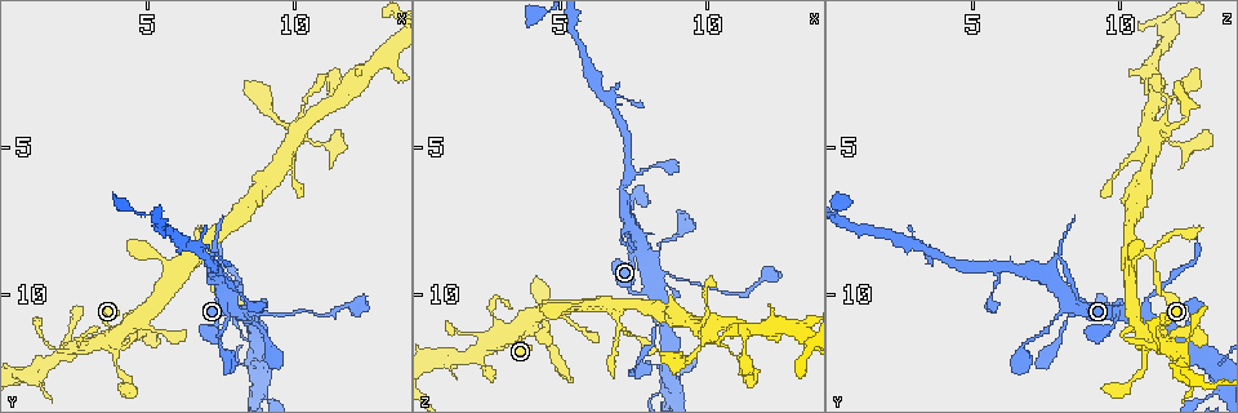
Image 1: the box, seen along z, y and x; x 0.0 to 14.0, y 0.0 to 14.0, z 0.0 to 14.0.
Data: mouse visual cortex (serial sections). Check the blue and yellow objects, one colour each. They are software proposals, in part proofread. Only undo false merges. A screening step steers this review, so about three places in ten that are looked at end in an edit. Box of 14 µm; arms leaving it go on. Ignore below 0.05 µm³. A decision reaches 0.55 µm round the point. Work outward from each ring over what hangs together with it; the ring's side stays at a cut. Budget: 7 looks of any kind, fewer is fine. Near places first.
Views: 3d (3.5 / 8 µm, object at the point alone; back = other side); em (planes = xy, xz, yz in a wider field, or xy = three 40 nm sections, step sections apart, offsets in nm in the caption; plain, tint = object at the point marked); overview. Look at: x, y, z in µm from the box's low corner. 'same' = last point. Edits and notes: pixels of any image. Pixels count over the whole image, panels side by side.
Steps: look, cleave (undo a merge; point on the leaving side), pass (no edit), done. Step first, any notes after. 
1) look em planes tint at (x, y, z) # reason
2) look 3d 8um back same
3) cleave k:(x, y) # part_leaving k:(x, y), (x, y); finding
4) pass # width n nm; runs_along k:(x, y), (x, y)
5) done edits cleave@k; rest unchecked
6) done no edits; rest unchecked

look 3d 8um back at (8.4, 10.7, 9.2) # side arm on a straight run

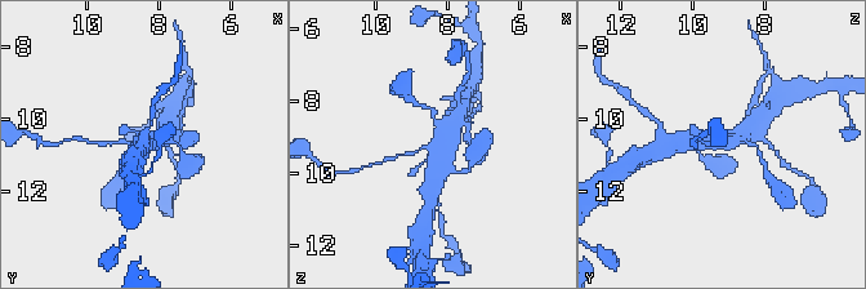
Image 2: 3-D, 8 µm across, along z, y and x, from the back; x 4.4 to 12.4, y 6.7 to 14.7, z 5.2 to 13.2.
look em xy step 5 tint same # now the EM

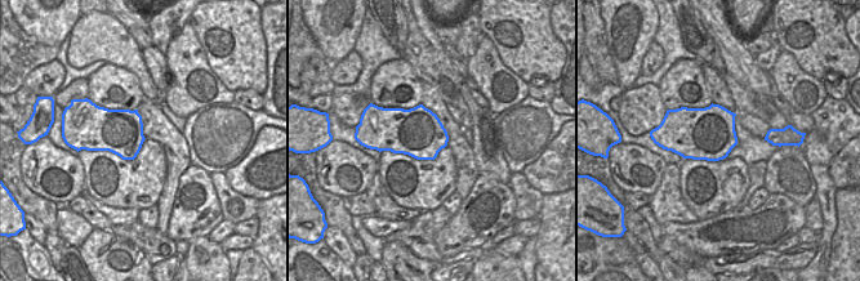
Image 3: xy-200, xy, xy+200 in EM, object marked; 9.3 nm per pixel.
pass # runs_along 2:(458, 132), (442, 152), (422, 147), (392, 158); one cell here

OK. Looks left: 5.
look 3d 3.5um at (4.0, 11.6, 11.1) # arms run side by side

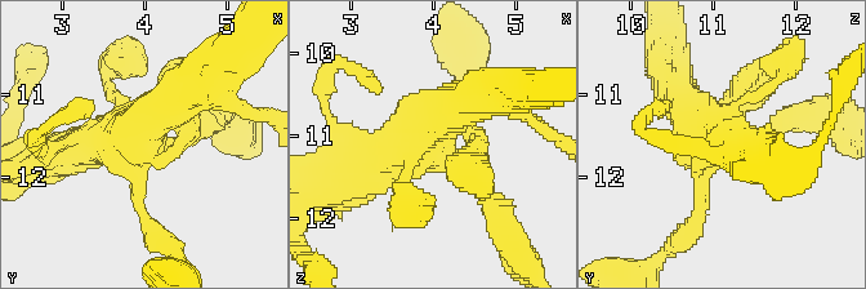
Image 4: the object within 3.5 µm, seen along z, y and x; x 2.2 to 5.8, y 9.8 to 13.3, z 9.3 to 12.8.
look em xy step 3 tint at (4.10, 11.60, 11.15) # now the EM

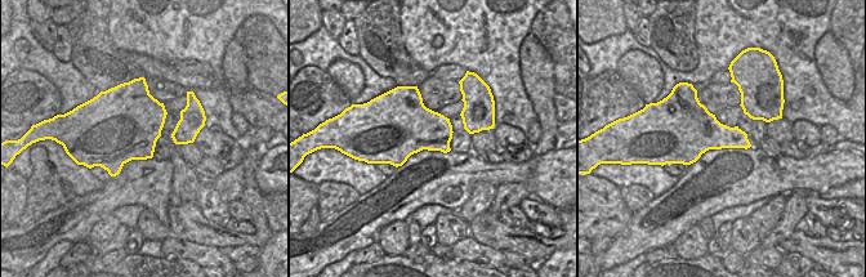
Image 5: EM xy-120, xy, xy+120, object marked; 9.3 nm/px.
pass # runs_along 4:(397, 190), (418, 134), (489, 94); all the same cell

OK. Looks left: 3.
look 3d 8um at (10.8, 5.0, 12.1) # a narrow waist

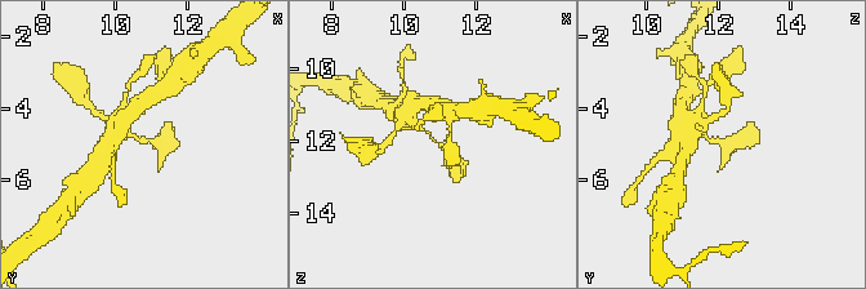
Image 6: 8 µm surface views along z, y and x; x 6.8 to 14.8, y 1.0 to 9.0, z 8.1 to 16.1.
look 3d 3.5um at (10.8, 4.8, 12.0)

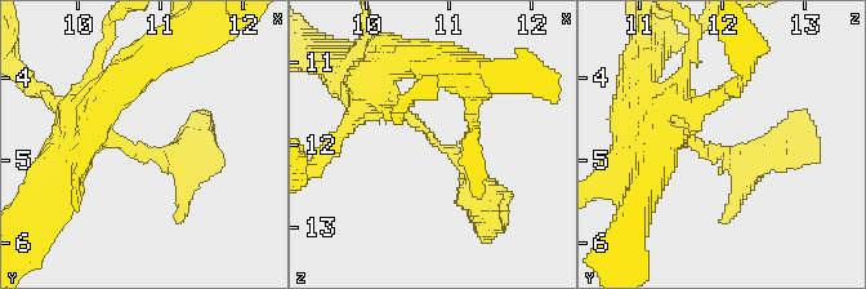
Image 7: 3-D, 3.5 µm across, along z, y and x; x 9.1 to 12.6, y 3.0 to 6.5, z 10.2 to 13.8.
look em xy step 5 tint at (10.90, 4.90, 12.00)

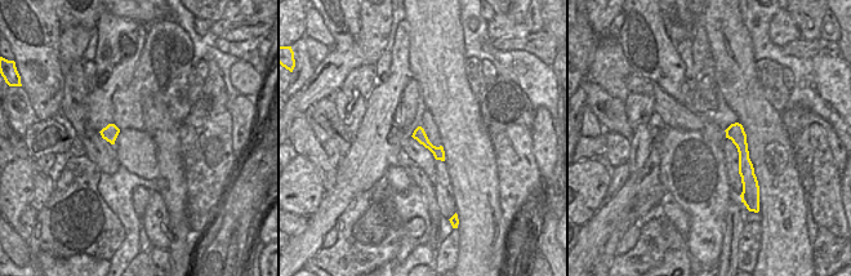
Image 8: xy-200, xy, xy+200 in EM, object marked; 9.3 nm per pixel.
pass # runs_along 8:(734, 127), (743, 150), (744, 174); all the same cell

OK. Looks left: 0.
done no edits; rest unchecked

